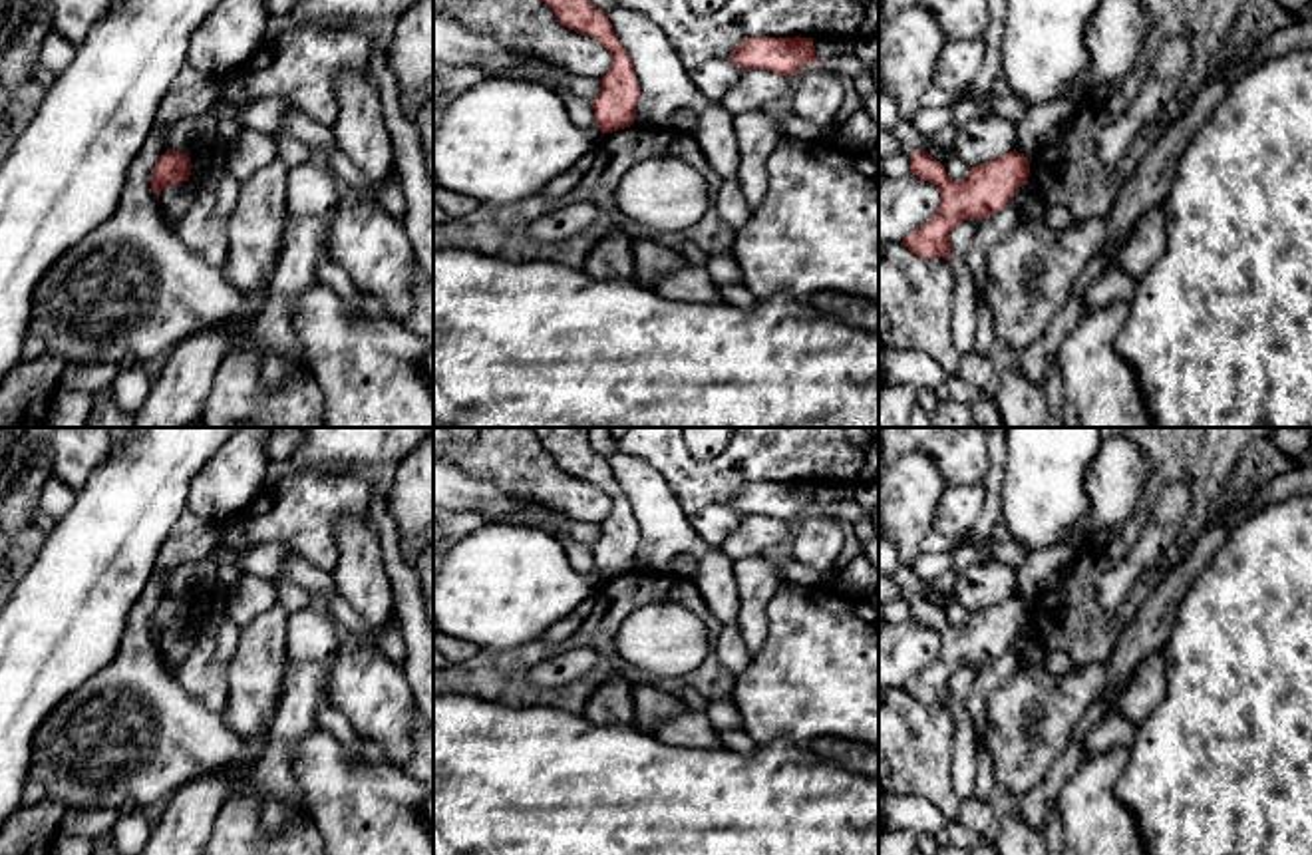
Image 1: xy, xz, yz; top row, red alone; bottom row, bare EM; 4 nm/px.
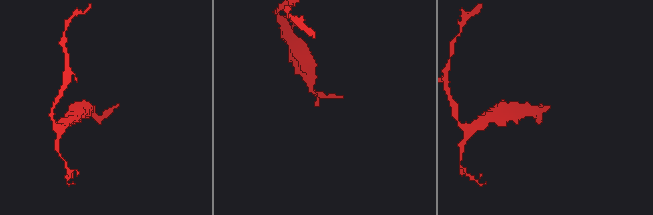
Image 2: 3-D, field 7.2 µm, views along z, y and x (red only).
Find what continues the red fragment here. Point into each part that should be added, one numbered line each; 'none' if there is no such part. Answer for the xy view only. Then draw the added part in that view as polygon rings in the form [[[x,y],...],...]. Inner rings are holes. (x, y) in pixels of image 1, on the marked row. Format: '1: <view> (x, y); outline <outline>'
none

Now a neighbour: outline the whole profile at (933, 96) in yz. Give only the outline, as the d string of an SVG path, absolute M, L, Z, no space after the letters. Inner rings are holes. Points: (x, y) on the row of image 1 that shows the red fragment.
M934 84L922 93L920 107L932 109L932 107L948 107L956 105L962 99L970 99L966 91L946 91L936 87Z

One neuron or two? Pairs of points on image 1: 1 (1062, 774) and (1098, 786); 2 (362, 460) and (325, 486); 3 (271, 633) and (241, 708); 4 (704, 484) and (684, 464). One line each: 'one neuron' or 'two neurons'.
1: two neurons
2: two neurons
3: one neuron
4: one neuron

